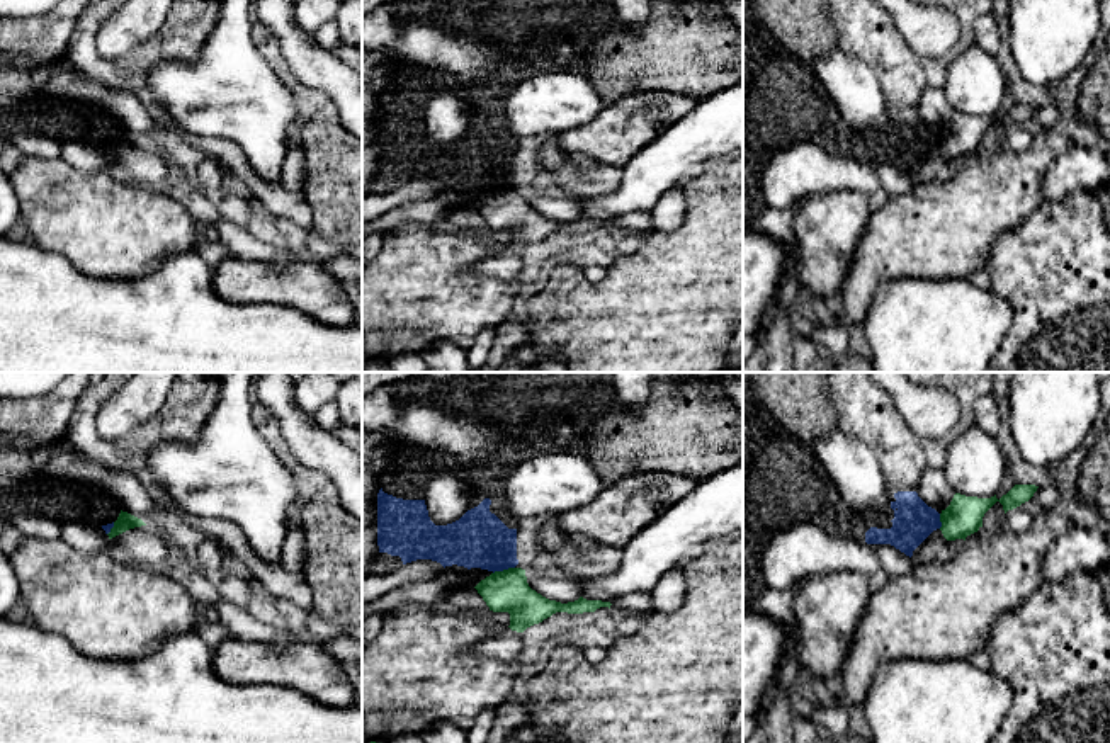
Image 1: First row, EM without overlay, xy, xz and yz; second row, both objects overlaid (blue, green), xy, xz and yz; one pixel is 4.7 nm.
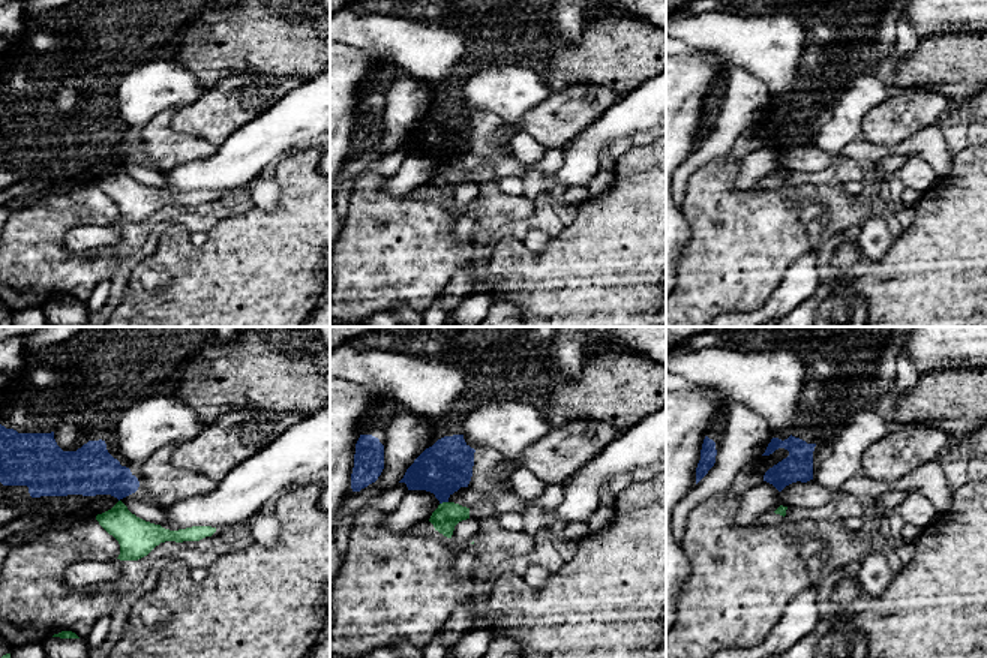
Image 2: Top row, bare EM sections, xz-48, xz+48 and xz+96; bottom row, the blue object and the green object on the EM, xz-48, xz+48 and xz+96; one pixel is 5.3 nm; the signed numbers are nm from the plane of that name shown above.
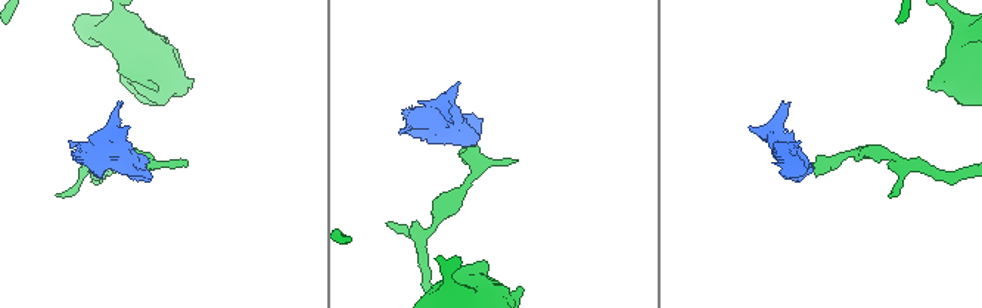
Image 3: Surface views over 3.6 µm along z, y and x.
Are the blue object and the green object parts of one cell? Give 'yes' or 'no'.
no

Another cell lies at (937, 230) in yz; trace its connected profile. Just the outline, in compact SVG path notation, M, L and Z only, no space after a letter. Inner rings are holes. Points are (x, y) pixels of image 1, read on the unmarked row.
M1042 129L1032 136L1025 151L1013 153L1000 146L967 162L943 180L913 184L908 192L889 197L870 214L843 281L841 303L847 321L865 320L881 282L899 277L971 279L974 272L986 269L994 240L1020 226L1044 204L1044 173L1071 146L1074 141L1069 134Z

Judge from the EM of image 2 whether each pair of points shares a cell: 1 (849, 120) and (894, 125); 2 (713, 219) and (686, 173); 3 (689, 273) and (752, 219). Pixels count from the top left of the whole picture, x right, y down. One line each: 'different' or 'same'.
1: different
2: different
3: same

